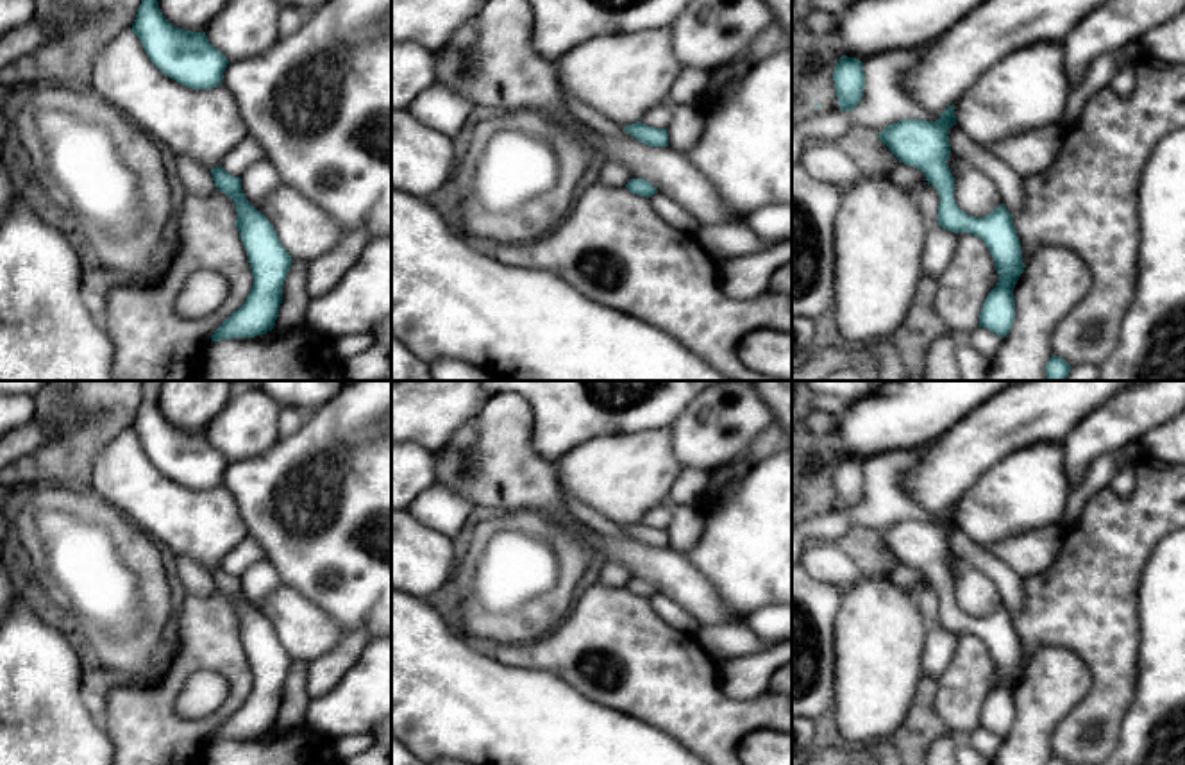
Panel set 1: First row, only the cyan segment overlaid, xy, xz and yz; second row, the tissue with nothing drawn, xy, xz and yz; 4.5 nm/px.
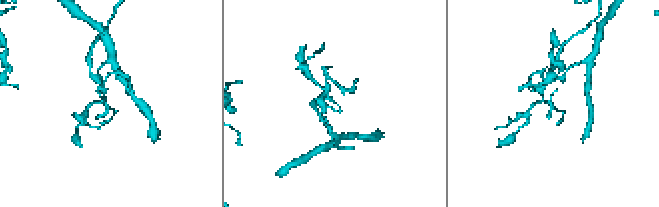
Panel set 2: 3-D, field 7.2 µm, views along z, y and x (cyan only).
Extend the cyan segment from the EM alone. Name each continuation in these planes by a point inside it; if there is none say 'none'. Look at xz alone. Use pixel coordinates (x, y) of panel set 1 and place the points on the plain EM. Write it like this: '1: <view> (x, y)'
none

